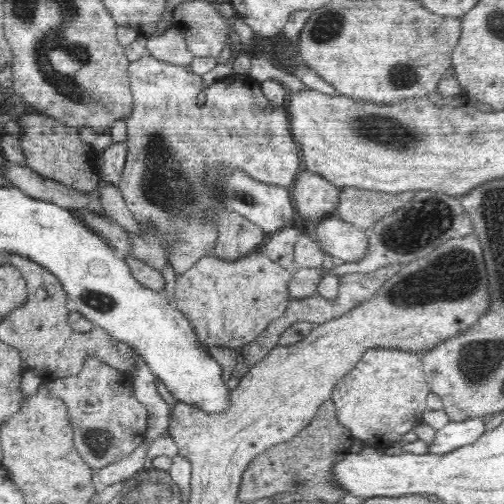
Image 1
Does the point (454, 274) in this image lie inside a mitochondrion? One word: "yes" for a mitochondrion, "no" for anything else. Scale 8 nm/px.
yes

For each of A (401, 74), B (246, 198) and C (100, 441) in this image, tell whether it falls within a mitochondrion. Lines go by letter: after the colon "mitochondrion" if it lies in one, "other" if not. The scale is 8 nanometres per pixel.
A: mitochondrion
B: mitochondrion
C: mitochondrion

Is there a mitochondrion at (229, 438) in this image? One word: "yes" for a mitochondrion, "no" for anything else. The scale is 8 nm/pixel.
no

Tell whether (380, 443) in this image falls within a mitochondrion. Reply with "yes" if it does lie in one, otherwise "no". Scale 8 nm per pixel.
no

